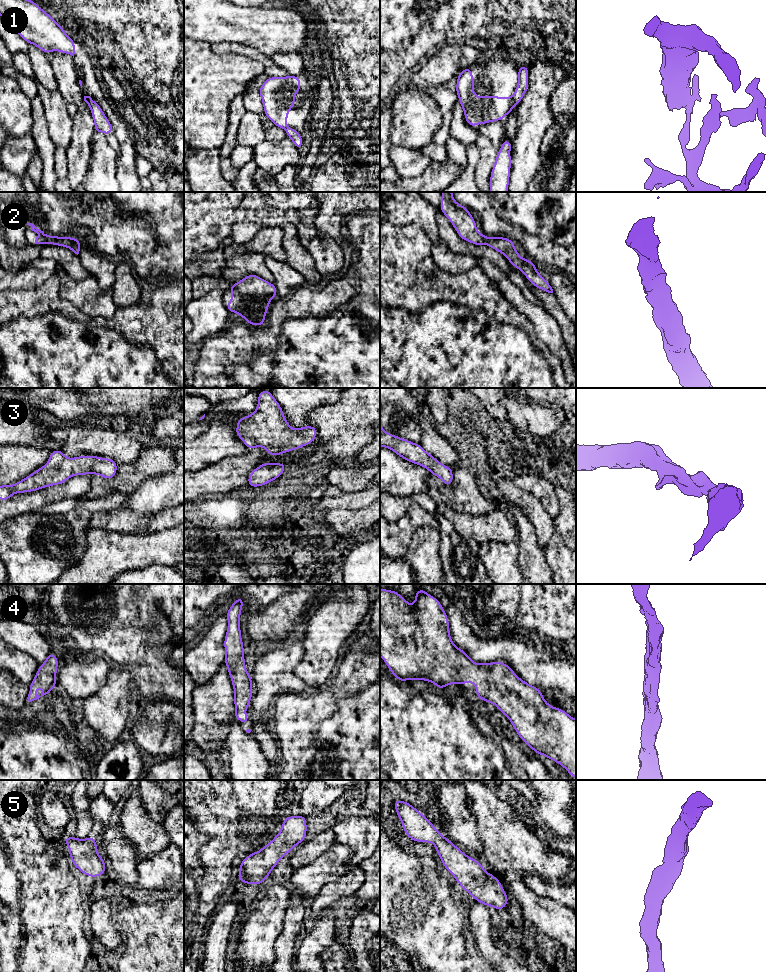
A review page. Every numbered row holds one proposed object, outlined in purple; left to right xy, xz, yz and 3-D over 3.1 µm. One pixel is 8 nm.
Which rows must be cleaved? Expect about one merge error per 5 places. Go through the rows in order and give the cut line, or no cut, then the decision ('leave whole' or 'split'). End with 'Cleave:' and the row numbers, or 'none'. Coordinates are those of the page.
1: cut in yz along (512, 97), (511, 108), (506, 114); split
2: no cut; leave whole
3: no cut; leave whole
4: no cut; leave whole
5: no cut; leave whole
Cleave: 1

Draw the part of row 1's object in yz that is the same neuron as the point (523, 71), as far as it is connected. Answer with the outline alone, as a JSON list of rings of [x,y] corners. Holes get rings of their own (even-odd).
[[[525,65],[519,66],[517,68],[518,68],[518,84],[512,97],[512,106],[509,113],[514,109],[514,107],[518,103],[521,103],[524,94],[527,92],[529,88],[528,84],[529,68]]]

